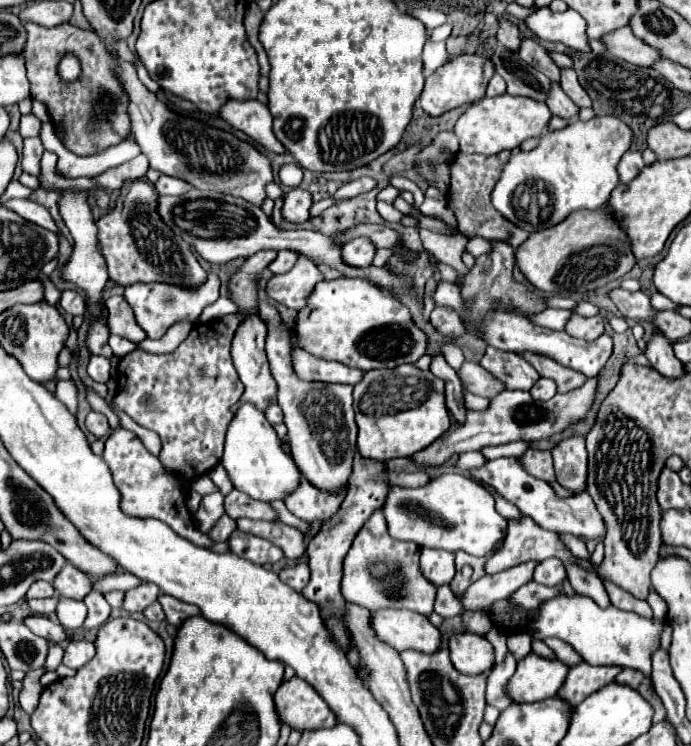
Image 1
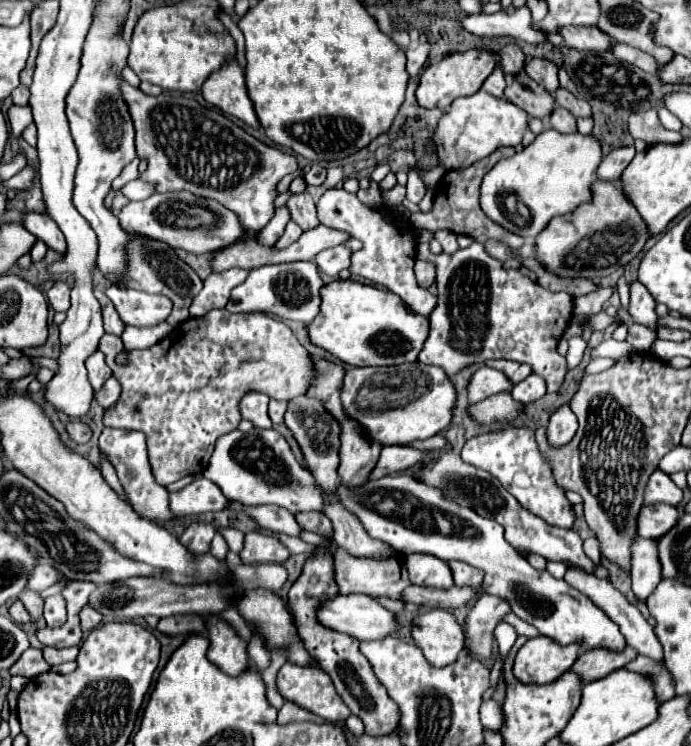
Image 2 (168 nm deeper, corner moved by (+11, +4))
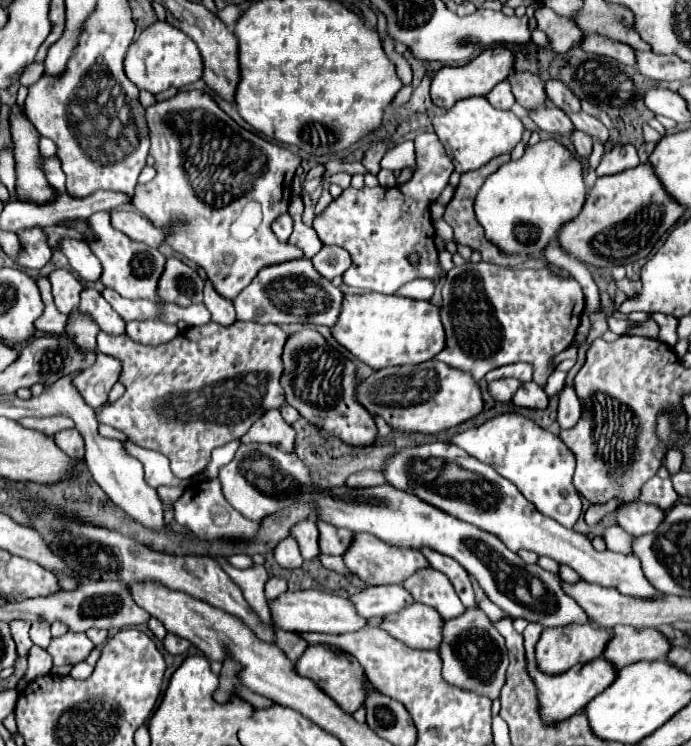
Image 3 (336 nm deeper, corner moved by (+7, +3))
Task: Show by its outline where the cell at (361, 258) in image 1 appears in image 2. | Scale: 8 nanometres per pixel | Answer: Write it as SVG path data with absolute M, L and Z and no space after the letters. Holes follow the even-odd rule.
M338 245L338 247L332 247L332 249L324 249L316 255L316 265L322 273L330 275L330 277L336 277L342 269L348 269L350 267L350 249L344 247L344 245Z

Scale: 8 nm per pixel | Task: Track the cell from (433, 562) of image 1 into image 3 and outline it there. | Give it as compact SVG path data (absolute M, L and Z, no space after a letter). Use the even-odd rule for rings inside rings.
M432 566L416 570L404 582L404 588L412 592L416 602L436 608L444 620L454 618L456 614L462 614L466 610L456 590L452 588L452 582L448 580L448 576Z

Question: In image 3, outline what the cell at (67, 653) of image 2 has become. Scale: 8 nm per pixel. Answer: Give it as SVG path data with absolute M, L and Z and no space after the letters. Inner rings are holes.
M32 646L30 652L28 652L28 670L26 670L26 678L28 680L34 680L34 678L40 678L40 676L46 676L50 674L54 668L52 664L52 656L40 648L40 646Z

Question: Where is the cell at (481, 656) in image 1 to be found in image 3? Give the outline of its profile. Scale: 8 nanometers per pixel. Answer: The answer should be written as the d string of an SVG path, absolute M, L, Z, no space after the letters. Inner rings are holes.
M412 604L412 606L408 606L408 610L400 610L400 612L392 614L392 616L386 616L382 628L388 630L388 634L398 638L406 646L412 646L416 650L440 650L444 618L436 610L432 610L432 606Z

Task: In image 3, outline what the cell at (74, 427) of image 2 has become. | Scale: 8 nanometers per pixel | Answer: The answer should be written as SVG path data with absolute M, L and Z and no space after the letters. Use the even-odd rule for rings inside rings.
M70 428L70 430L62 430L54 436L56 440L56 446L68 454L70 458L82 458L84 456L84 440L80 436L80 432L76 428Z

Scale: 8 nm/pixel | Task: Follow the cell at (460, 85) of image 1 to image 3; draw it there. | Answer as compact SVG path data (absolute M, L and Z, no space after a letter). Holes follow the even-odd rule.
M492 46L492 48L486 48L478 58L474 58L466 66L444 66L432 78L432 88L430 88L432 102L436 106L448 110L462 98L486 96L488 90L492 90L492 86L496 86L498 82L502 82L510 74L512 64L514 64L514 56L512 56L512 52L508 48Z

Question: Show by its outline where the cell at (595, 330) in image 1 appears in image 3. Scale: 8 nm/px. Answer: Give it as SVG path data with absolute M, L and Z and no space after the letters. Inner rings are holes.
M654 320L636 324L626 330L626 336L644 336L644 338L658 338L658 324Z

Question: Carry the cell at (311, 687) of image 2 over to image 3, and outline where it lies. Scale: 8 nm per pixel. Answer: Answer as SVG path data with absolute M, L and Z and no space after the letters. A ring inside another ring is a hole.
M326 644L308 646L306 652L296 662L296 674L312 680L322 692L326 692L348 714L354 714L364 702L364 688L362 688L364 670L360 670L360 664L352 656L346 656L332 646L326 646Z

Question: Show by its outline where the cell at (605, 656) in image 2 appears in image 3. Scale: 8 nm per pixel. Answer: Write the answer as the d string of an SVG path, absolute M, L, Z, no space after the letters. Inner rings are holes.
M614 626L612 638L602 652L602 658L608 660L616 670L642 662L642 660L660 660L668 654L670 642L658 630L636 630L632 626Z

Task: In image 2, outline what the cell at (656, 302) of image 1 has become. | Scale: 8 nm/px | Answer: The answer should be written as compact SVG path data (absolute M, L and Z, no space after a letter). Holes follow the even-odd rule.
M632 281L630 283L630 315L634 317L636 323L642 323L650 329L656 329L656 313L654 313L654 299L648 293L648 289L644 289L644 285L640 285L640 281Z

